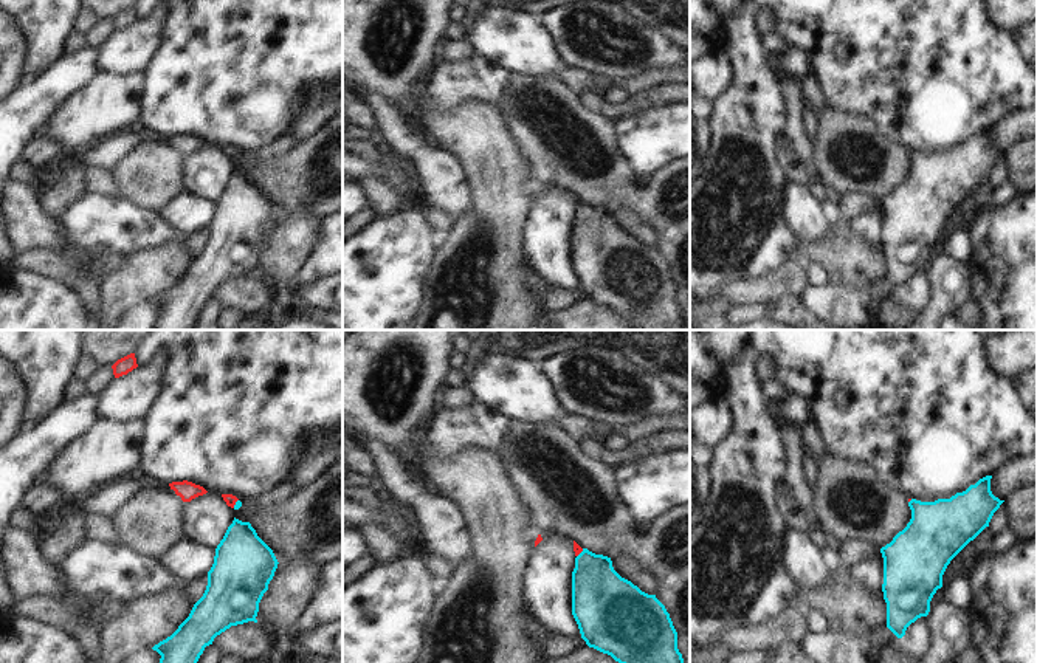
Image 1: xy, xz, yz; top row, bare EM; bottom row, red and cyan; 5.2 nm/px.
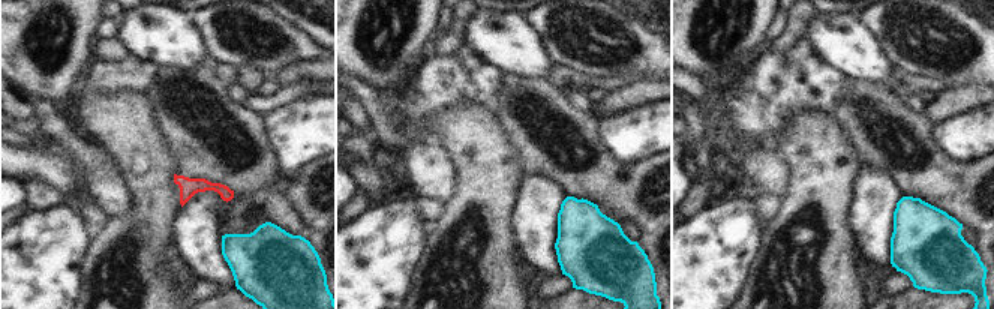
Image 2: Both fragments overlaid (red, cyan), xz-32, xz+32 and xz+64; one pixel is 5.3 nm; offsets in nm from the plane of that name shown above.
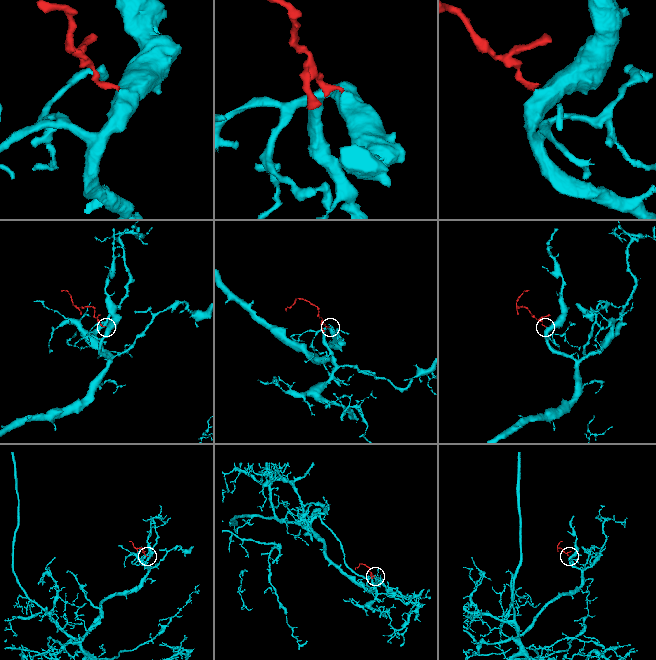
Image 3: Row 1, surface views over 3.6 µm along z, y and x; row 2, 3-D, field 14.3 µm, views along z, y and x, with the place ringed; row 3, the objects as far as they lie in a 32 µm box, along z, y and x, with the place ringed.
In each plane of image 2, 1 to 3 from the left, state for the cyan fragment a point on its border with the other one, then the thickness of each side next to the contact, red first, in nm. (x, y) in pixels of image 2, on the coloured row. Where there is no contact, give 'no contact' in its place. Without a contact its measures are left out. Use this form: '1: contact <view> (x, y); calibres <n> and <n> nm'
1: no contact
2: no contact
3: no contact

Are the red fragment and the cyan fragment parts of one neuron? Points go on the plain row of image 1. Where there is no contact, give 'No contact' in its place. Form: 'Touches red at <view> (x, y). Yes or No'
Touches red at xy (234, 157). Yes.

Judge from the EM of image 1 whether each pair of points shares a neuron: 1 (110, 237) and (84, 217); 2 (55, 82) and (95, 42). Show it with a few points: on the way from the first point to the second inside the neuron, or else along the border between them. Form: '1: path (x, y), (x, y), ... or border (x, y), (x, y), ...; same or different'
1: path (104, 231), (90, 223); same
2: border (86, 45), (95, 50); different

